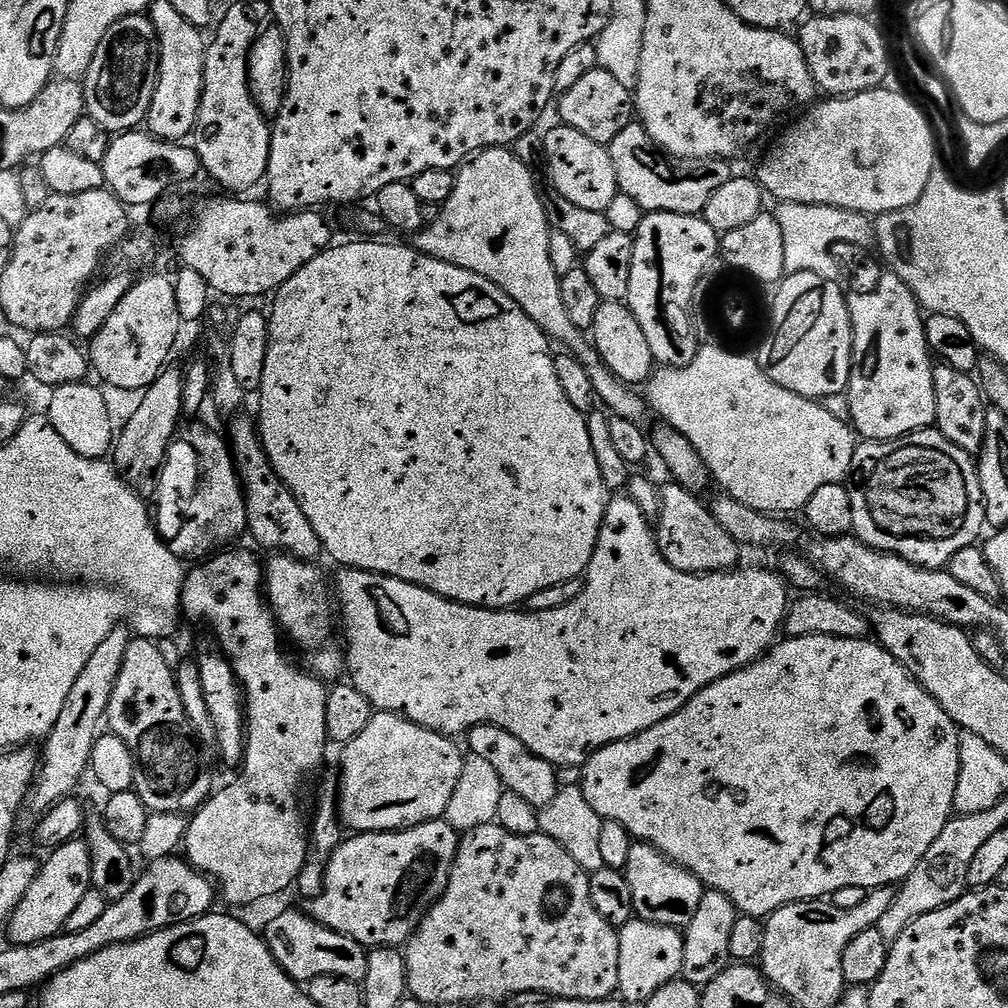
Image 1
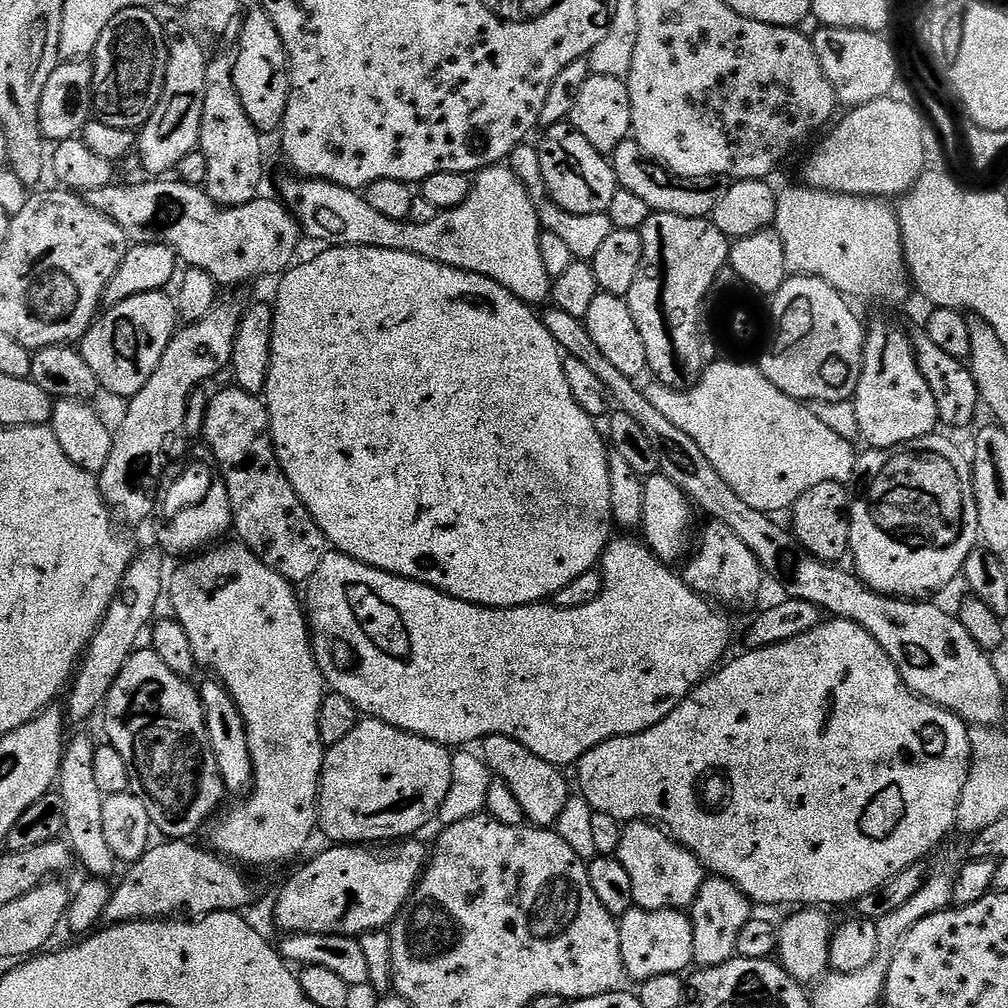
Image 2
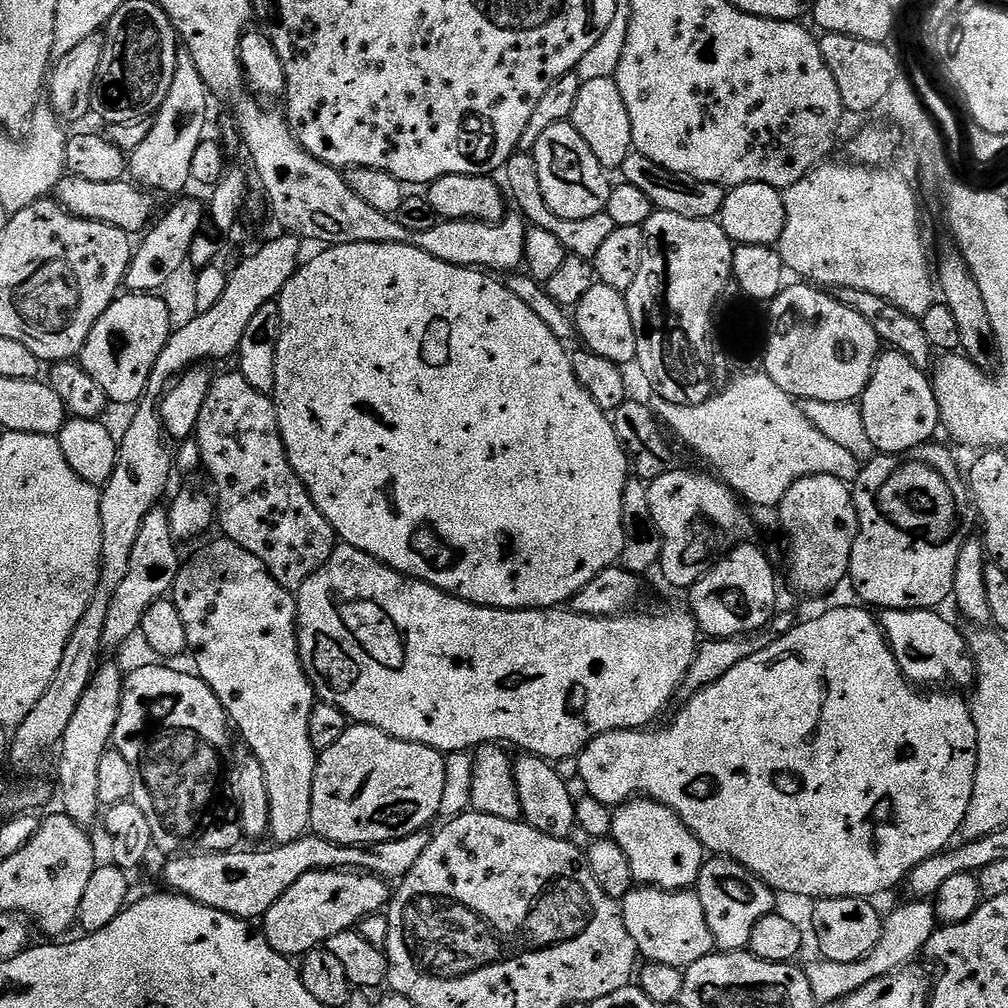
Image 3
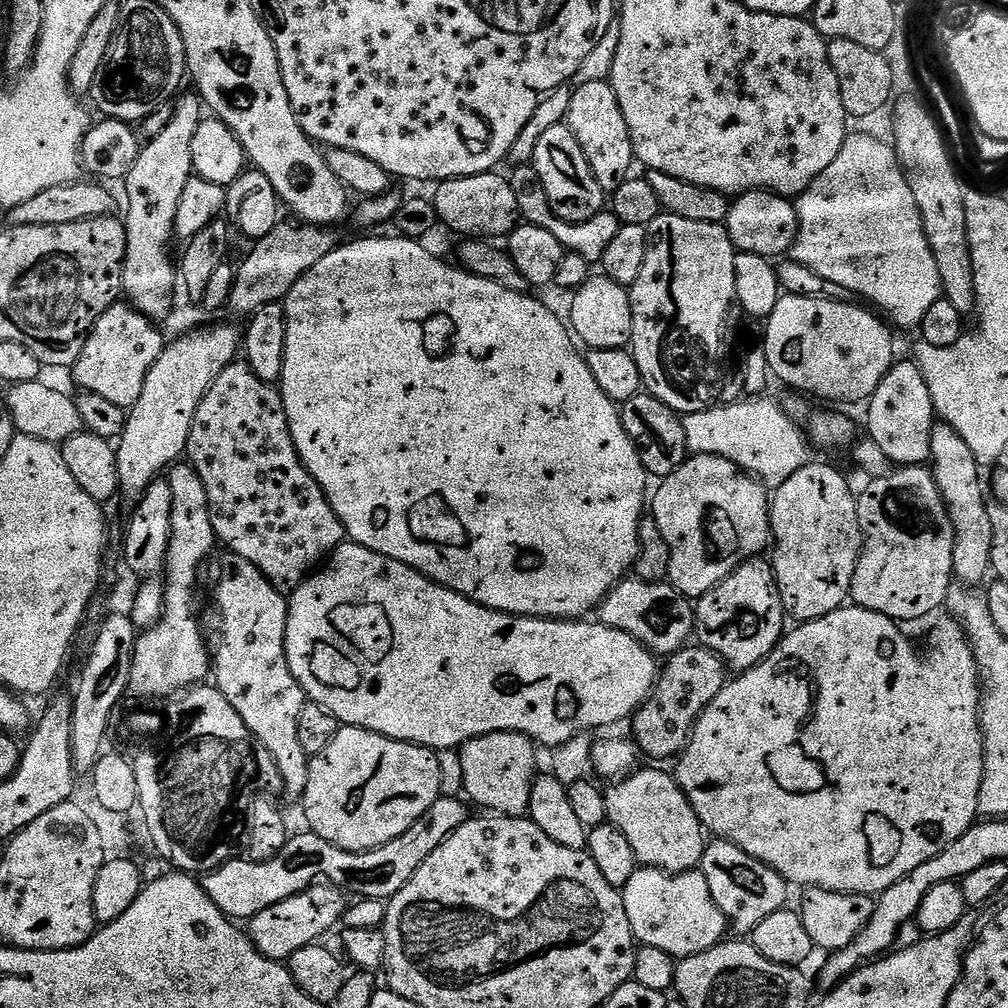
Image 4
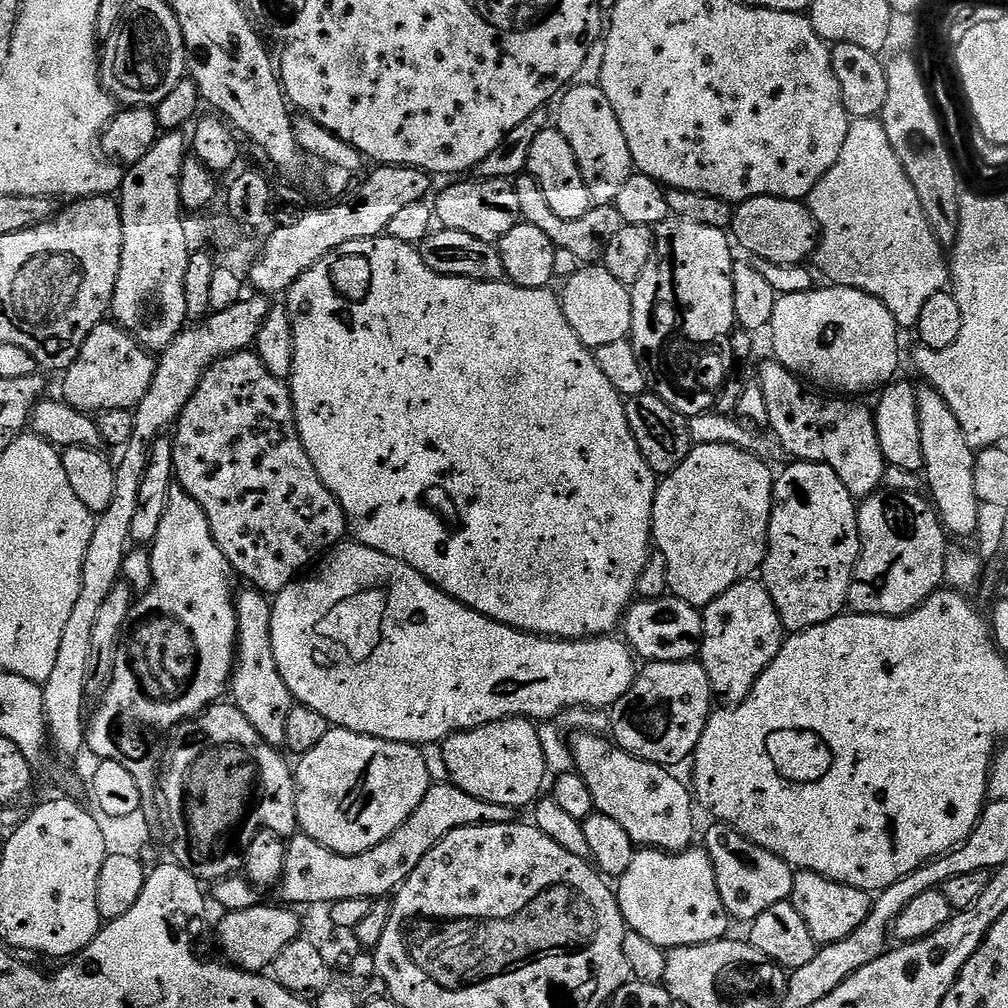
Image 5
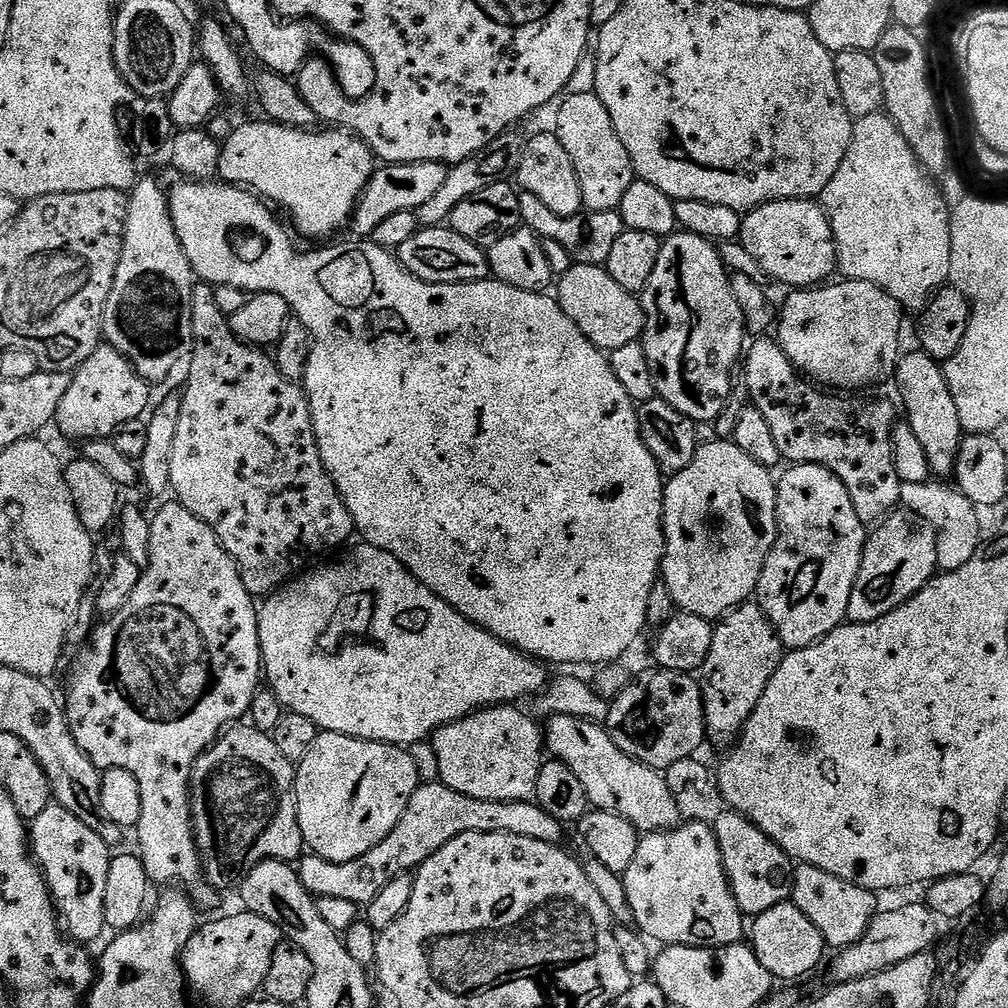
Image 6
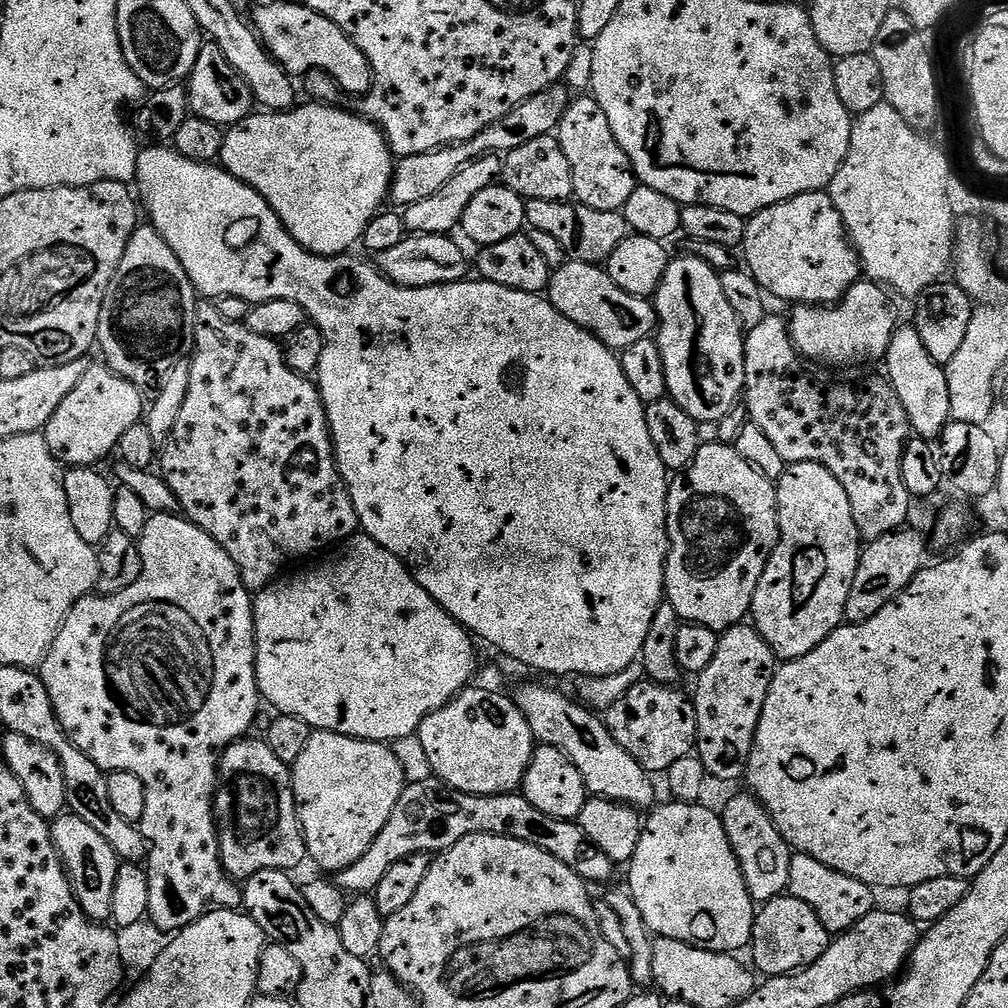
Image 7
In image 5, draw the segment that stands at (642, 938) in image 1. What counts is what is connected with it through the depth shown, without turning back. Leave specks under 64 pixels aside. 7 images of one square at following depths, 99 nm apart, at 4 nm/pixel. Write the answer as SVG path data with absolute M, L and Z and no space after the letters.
M693 846L683 852L640 848L617 884L620 885L615 885L614 891L625 925L642 934L646 942L654 942L654 946L665 950L685 948L729 935L730 917L718 894L712 859L703 847Z

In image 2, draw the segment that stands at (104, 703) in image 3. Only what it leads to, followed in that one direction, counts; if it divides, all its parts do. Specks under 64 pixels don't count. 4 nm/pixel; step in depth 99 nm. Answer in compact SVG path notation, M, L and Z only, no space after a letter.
M76 736L67 741L60 767L58 794L66 806L66 826L64 836L73 857L88 871L92 878L108 878L111 872L118 868L114 851L110 850L102 827L102 808L104 795L98 790L98 781L94 779L94 754L97 745L92 744L88 736Z

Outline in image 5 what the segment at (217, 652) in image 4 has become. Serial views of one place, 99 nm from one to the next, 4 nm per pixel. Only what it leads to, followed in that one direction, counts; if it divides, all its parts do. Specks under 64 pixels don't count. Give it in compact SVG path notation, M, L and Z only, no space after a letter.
M259 590L247 591L235 597L238 663L230 685L230 696L262 739L267 744L280 746L286 738L286 718L294 701L286 682L282 682L282 674L278 674L278 662L274 662L270 638L272 605L269 597Z

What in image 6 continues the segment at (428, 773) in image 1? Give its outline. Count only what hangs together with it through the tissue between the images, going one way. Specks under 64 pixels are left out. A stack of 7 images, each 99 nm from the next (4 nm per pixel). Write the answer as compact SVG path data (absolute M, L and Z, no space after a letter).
M321 731L296 768L296 817L305 845L330 862L341 864L362 858L362 854L378 846L398 826L414 790L421 783L411 751L394 744L379 744L377 740L343 736L341 732Z

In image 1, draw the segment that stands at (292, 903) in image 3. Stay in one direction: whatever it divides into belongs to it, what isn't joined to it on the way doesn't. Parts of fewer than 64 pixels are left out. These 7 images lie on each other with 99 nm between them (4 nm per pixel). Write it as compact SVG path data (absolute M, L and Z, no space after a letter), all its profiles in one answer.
M444 818L431 820L401 832L361 832L349 835L324 864L324 885L317 896L311 897L310 915L322 926L338 934L354 938L354 942L371 950L400 948L416 932L429 907L446 890L452 863L460 845L460 836Z

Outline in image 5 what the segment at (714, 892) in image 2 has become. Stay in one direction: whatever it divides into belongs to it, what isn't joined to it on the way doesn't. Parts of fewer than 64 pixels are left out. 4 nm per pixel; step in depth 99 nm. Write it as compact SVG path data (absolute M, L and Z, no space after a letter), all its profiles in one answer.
M712 822L702 841L718 882L718 894L733 921L751 922L770 906L785 903L792 894L794 870L782 858L770 854L762 846L750 842L728 824Z

